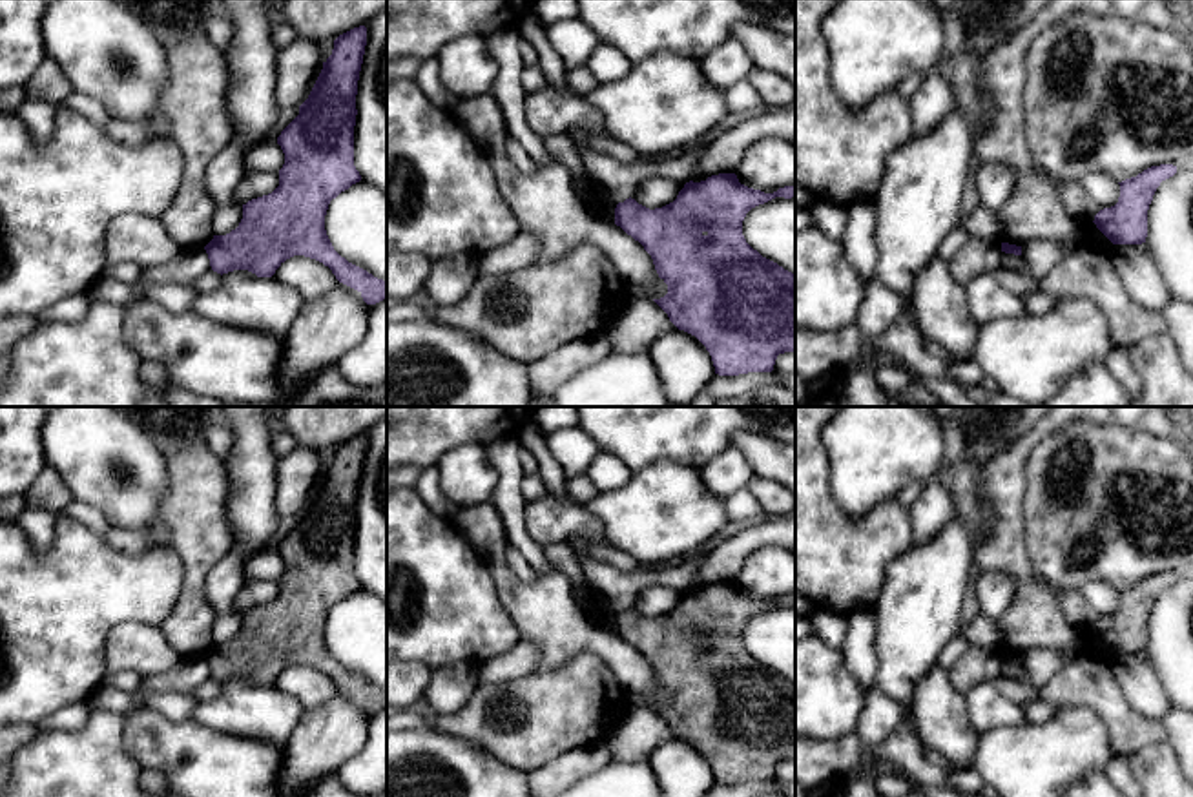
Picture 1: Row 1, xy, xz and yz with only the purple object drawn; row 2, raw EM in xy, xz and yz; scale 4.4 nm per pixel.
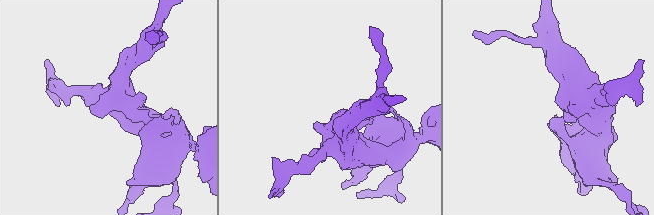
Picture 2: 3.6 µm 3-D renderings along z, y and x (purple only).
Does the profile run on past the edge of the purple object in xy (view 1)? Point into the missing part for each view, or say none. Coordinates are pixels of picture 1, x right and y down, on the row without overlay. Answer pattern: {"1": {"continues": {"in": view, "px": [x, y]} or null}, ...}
{"1": {"continues": null}}

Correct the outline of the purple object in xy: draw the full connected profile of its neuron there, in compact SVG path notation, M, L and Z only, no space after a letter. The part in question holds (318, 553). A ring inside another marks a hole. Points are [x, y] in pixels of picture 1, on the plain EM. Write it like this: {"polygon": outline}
{"polygon": "M365 434L334 449L332 463L323 471L308 507L299 514L299 523L277 545L285 562L279 595L272 602L243 613L239 635L226 644L213 644L204 655L213 680L223 684L233 678L248 678L257 686L272 686L286 668L305 664L328 675L336 688L358 699L367 713L376 713L387 706L387 689L341 666L325 638L330 609L361 589L354 574L354 534L365 454Z"}

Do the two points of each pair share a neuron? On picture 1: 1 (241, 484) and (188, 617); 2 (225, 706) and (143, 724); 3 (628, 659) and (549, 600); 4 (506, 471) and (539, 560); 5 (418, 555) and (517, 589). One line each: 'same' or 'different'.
1: different
2: different
3: same
4: same
5: different

